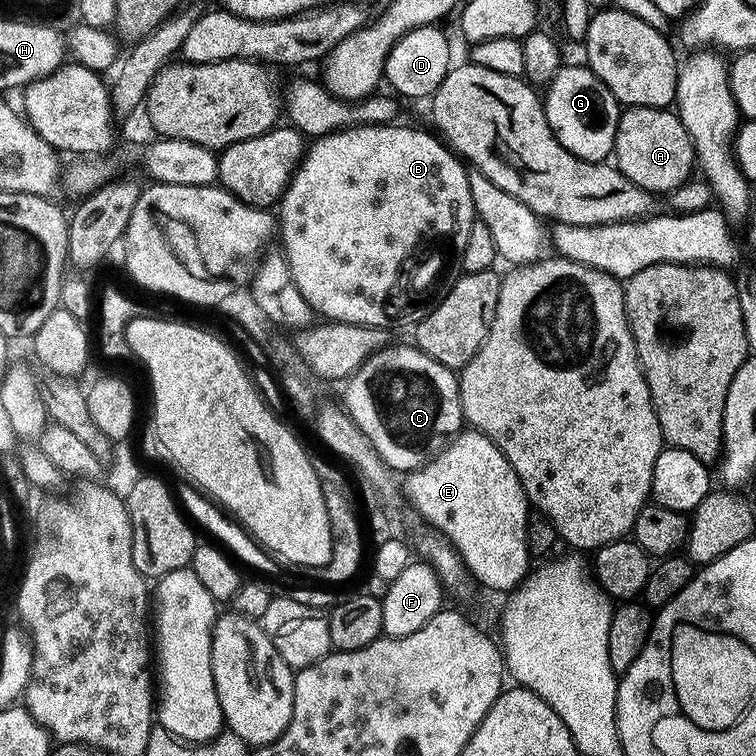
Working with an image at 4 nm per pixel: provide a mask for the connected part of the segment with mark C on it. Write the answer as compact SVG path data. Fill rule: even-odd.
M389 343L370 358L366 358L363 366L353 376L347 377L343 385L344 400L342 399L350 419L358 426L358 430L362 430L362 434L366 434L366 438L370 438L370 446L374 446L374 450L384 459L389 469L397 473L400 471L401 474L415 472L417 468L427 464L461 431L465 423L457 373L442 366L442 362L434 362L434 358L430 358L420 348L408 344Z

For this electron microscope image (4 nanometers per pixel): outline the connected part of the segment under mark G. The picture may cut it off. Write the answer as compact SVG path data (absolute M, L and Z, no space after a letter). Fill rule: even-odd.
M576 64L569 68L568 65L561 66L553 80L546 85L542 99L546 122L550 122L554 138L558 138L558 142L562 142L570 154L595 164L607 161L613 155L622 105L591 68L579 68Z

